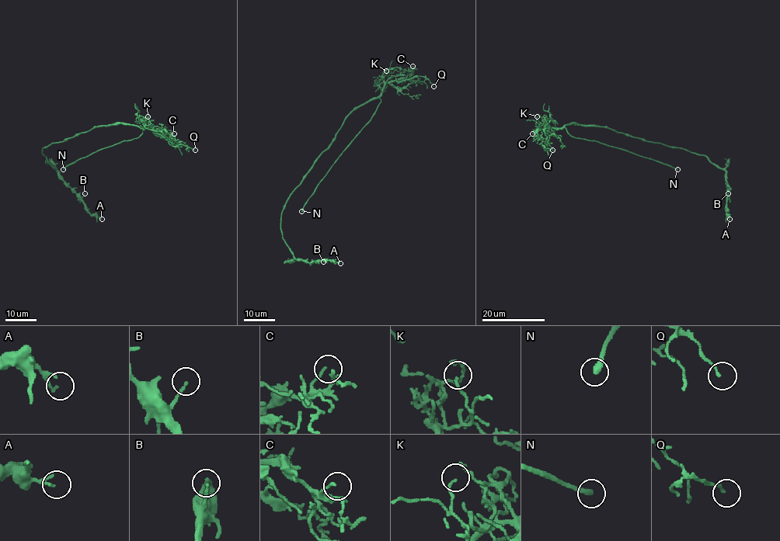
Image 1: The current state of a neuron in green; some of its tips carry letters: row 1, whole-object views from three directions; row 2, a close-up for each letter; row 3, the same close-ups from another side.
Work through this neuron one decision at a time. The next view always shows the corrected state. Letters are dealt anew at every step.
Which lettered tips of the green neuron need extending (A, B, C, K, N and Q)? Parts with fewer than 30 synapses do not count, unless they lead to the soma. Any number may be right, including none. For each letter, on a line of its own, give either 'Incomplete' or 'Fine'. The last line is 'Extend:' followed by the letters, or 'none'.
A: Fine
B: Fine
C: Fine
K: Fine
N: Incomplete
Q: Fine
Extend: N

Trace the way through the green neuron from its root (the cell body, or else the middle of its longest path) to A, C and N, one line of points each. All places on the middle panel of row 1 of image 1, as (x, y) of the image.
A: (332, 140), (288, 199), (281, 214), (280, 230), (282, 238), (296, 259), (308, 262), (335, 261), (340, 263)
C: (332, 140), (343, 120), (353, 110), (375, 99), (388, 78), (409, 71), (412, 66)
N: (332, 140), (343, 120), (353, 110), (371, 100), (381, 100), (370, 120), (319, 183), (301, 211)

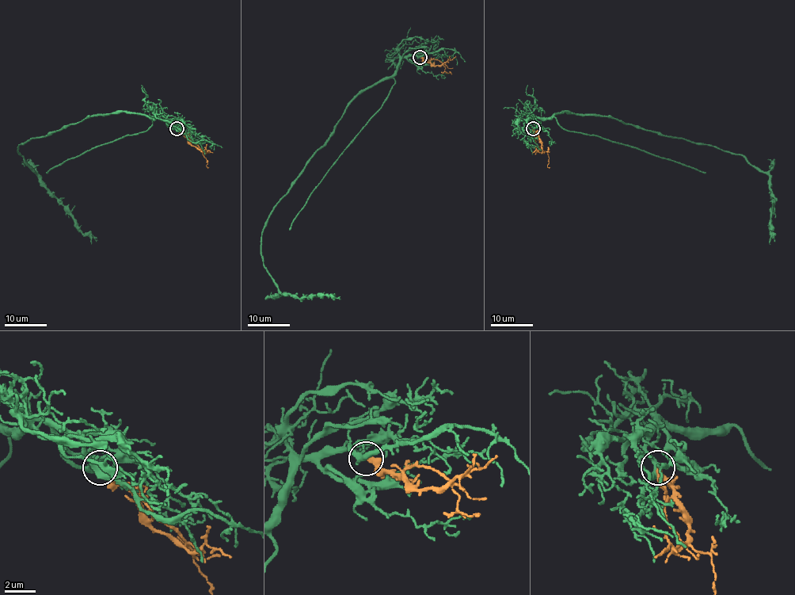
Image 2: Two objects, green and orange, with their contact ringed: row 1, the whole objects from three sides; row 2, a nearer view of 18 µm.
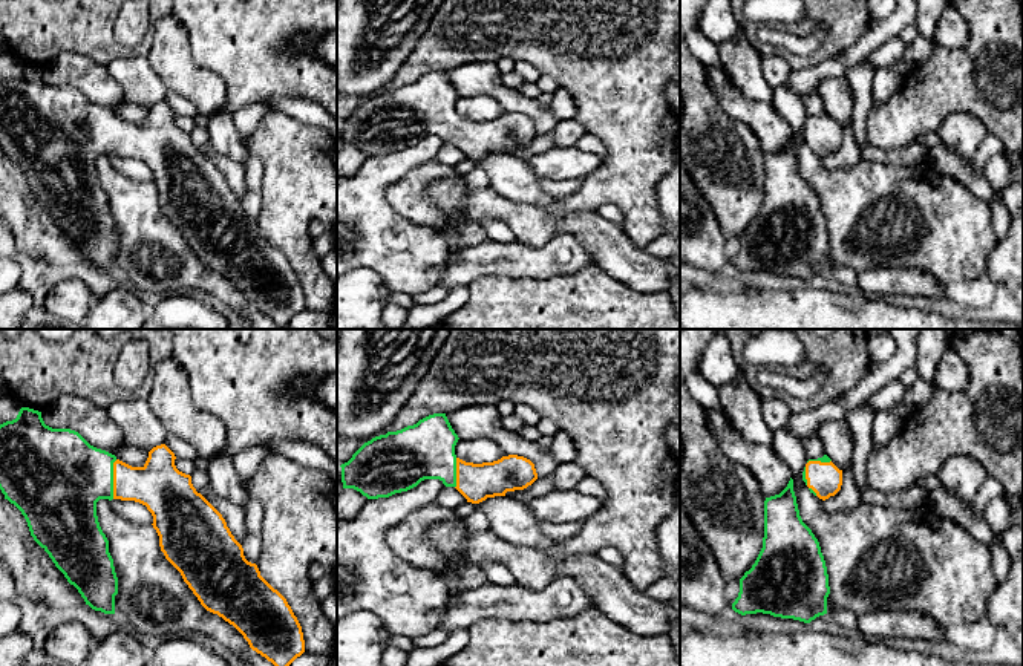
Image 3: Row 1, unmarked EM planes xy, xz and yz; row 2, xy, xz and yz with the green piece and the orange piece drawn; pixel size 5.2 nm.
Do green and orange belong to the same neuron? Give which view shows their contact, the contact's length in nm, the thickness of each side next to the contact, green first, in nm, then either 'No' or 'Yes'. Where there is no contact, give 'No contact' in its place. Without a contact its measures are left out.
Touches green in xy. Shared border 200 nm. Thickness 440 nm (green) against 260 nm. Yes

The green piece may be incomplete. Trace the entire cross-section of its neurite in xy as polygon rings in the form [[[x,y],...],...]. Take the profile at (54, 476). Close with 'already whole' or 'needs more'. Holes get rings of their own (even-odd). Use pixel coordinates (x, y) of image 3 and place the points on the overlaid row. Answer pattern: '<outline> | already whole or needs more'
[[[21,407],[17,418],[0,424],[0,490],[25,516],[31,536],[49,554],[55,566],[74,585],[86,605],[104,614],[115,614],[118,577],[109,553],[109,540],[103,533],[96,502],[100,499],[135,501],[147,507],[153,516],[153,528],[165,559],[181,573],[184,582],[201,605],[233,625],[250,648],[274,666],[289,666],[305,652],[302,626],[286,599],[262,576],[256,563],[243,556],[242,545],[234,539],[222,514],[191,484],[191,476],[175,465],[175,453],[165,446],[149,452],[142,467],[132,467],[115,455],[90,446],[78,432],[52,429],[44,424],[41,412]]] | needs more

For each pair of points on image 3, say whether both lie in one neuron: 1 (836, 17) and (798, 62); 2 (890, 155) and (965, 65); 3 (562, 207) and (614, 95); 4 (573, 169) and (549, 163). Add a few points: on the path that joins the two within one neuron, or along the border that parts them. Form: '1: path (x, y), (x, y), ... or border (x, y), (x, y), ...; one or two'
1: path (836, 32), (836, 39), (813, 58); one
2: border (916, 140), (896, 147), (876, 147), (869, 143); two
3: path (593, 189), (616, 166), (616, 126); one
4: path (567, 164), (555, 164); one

